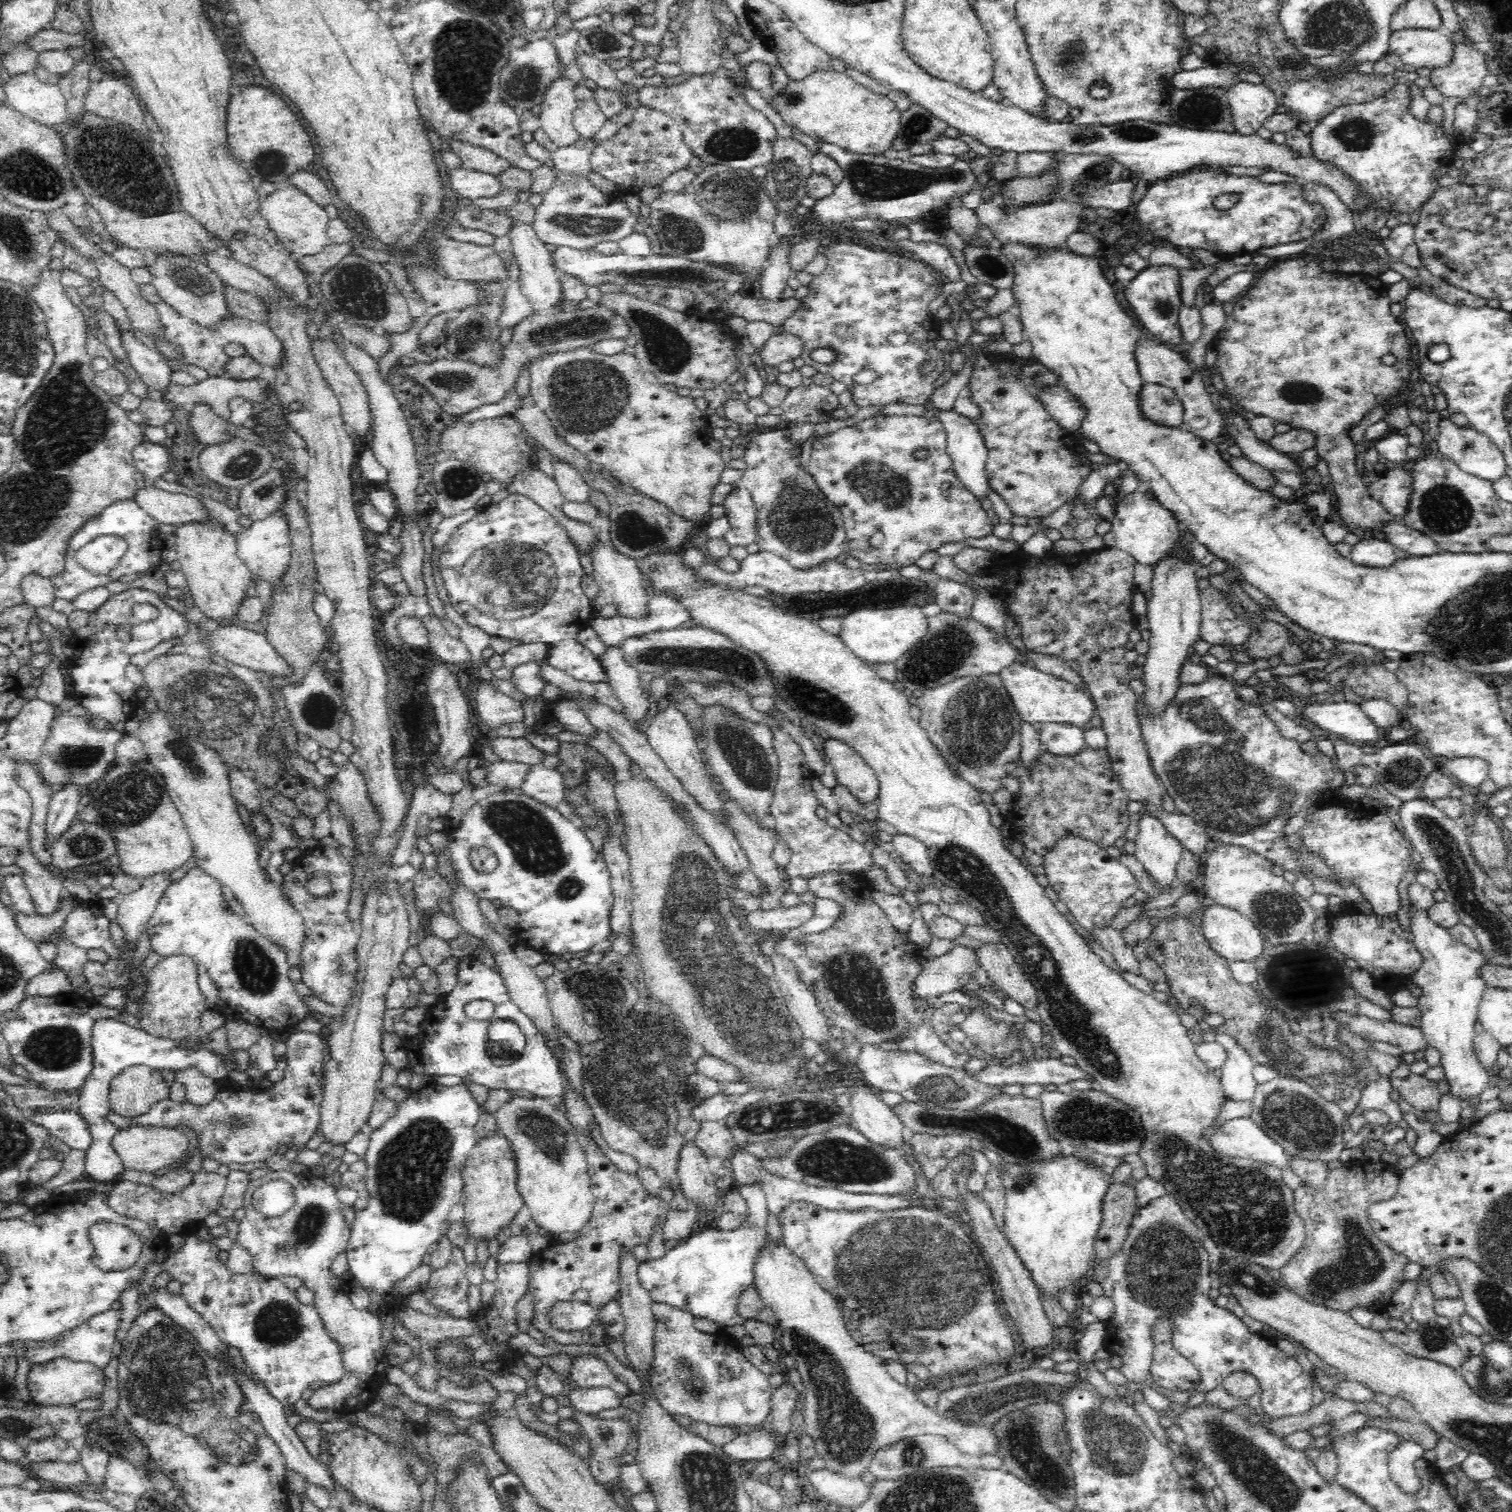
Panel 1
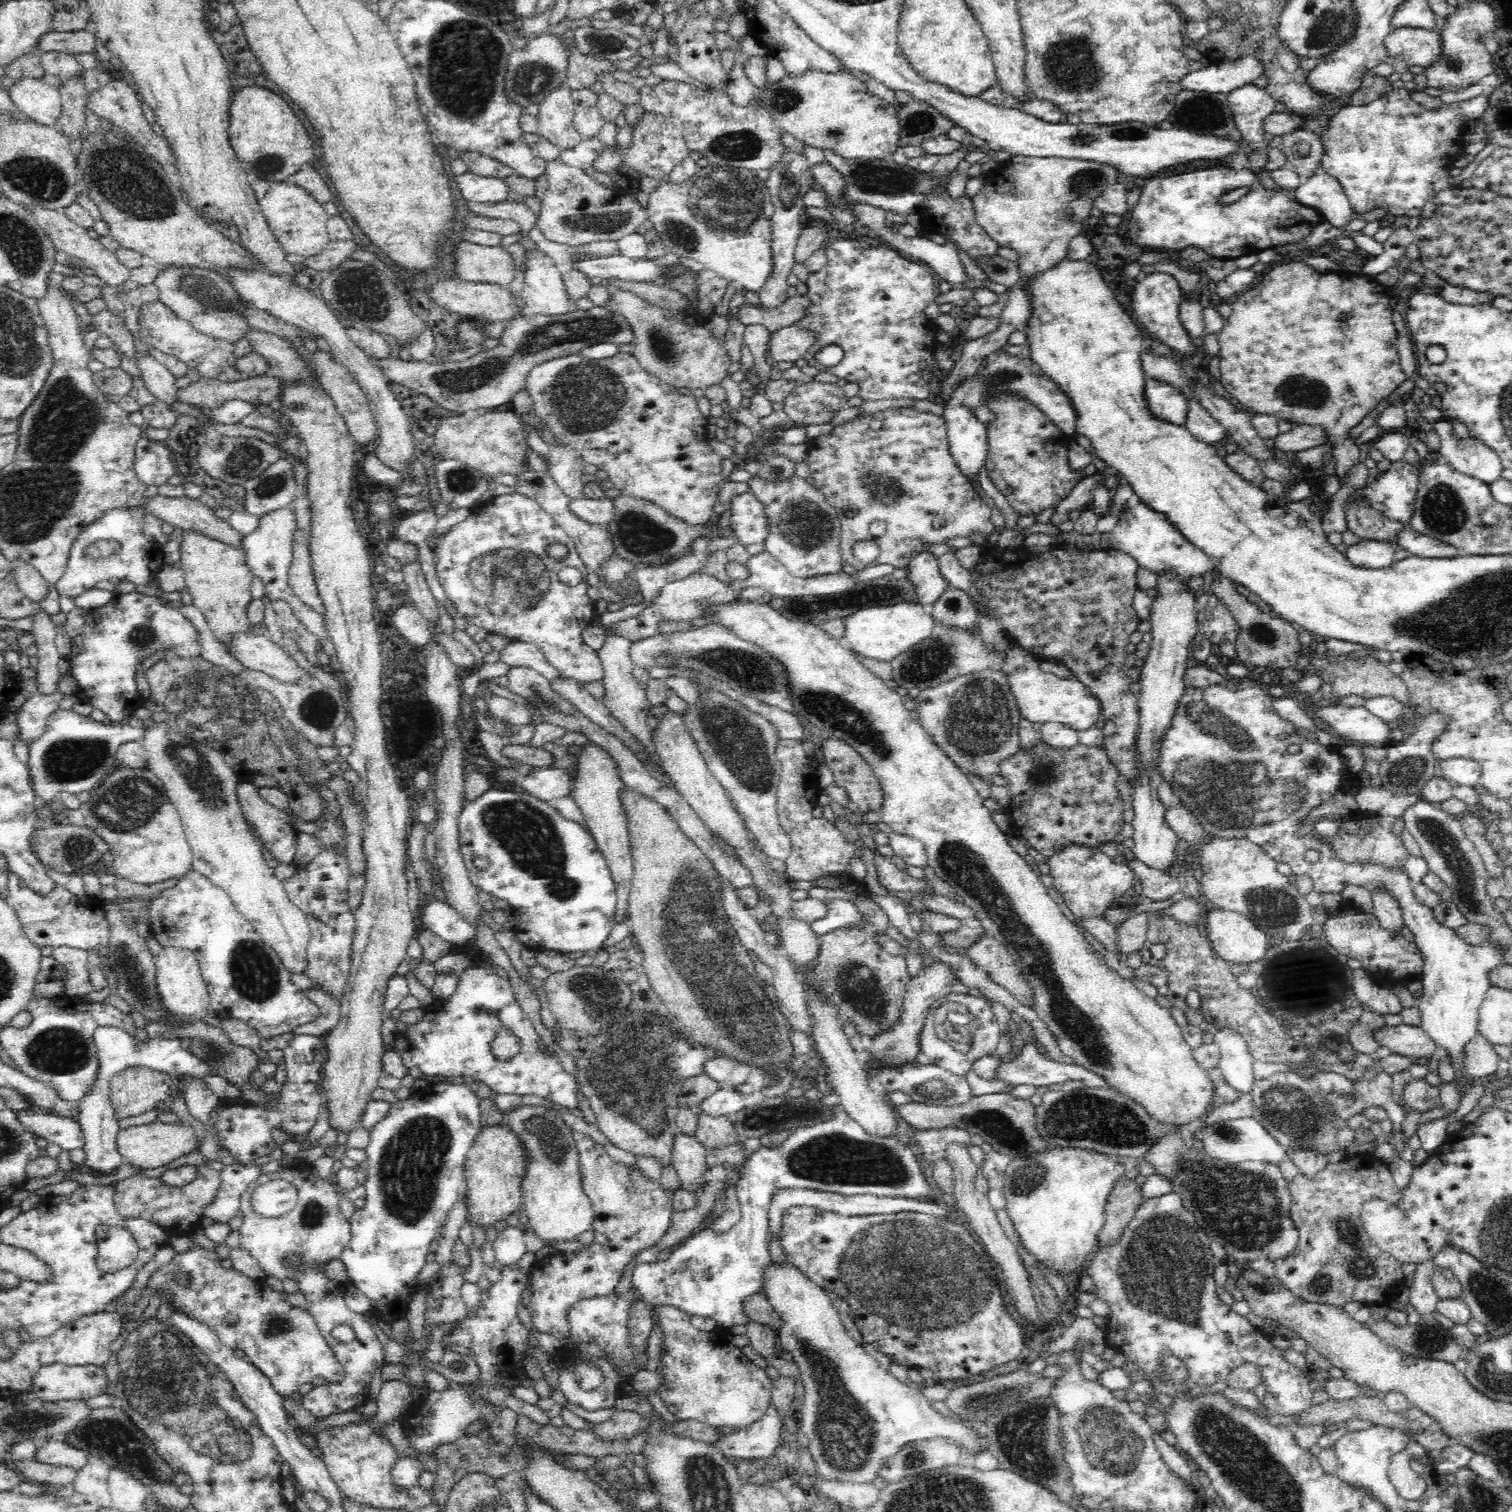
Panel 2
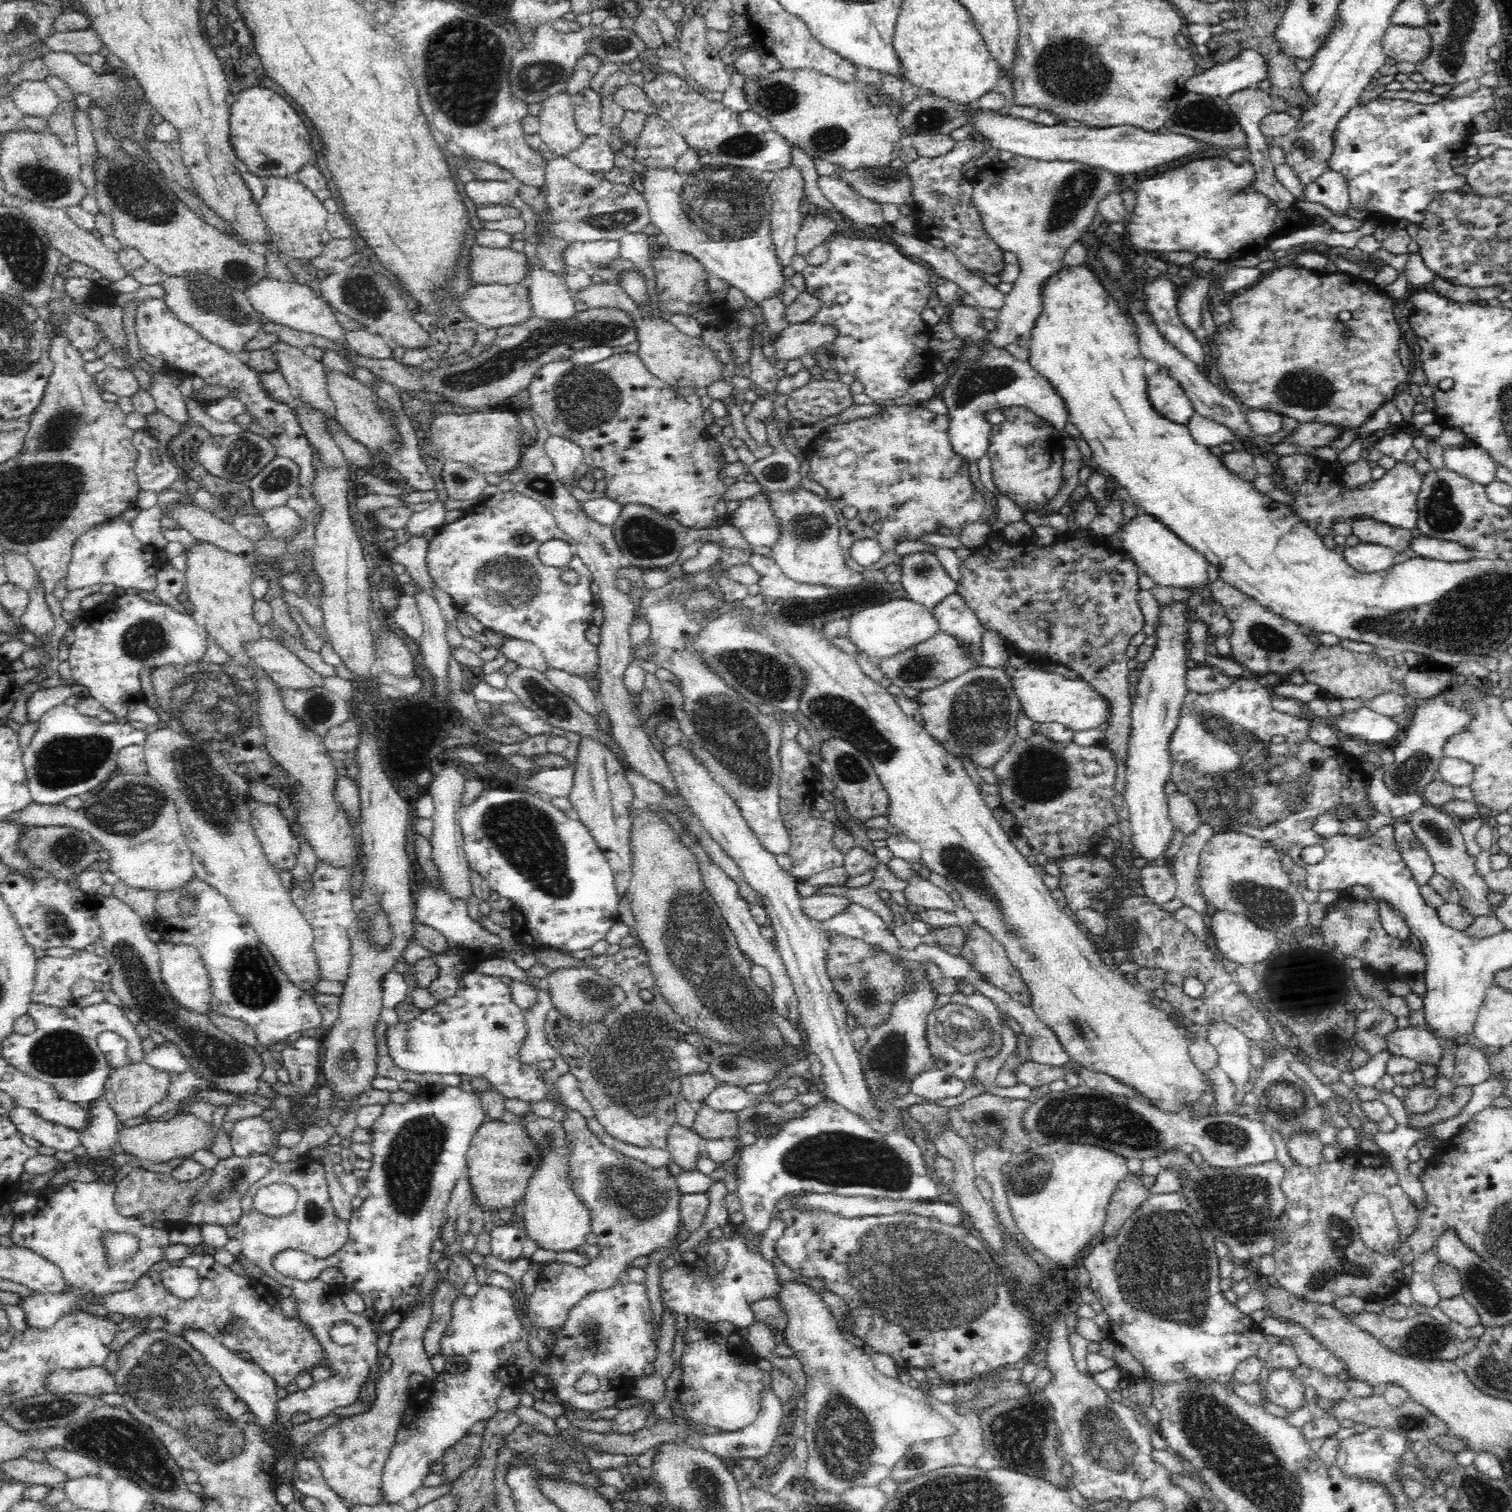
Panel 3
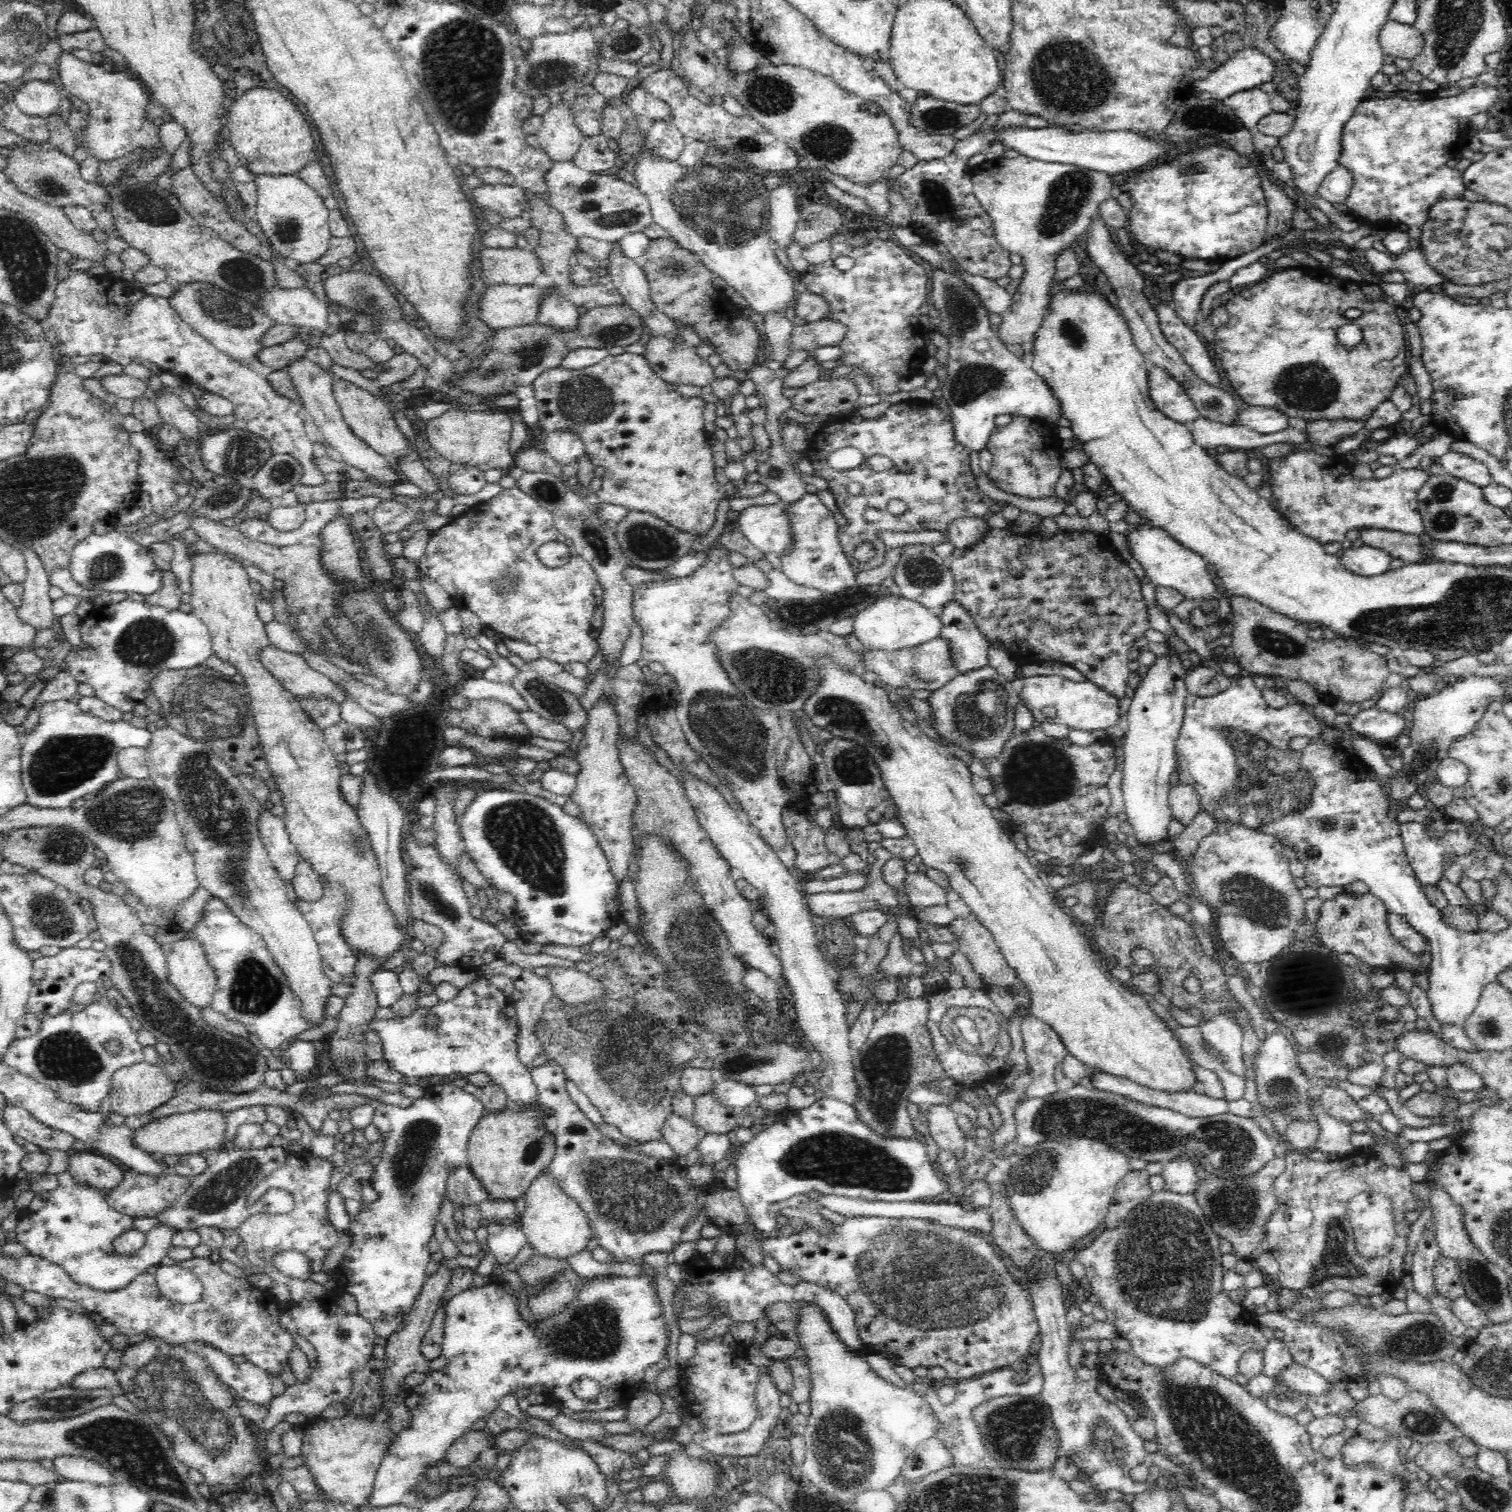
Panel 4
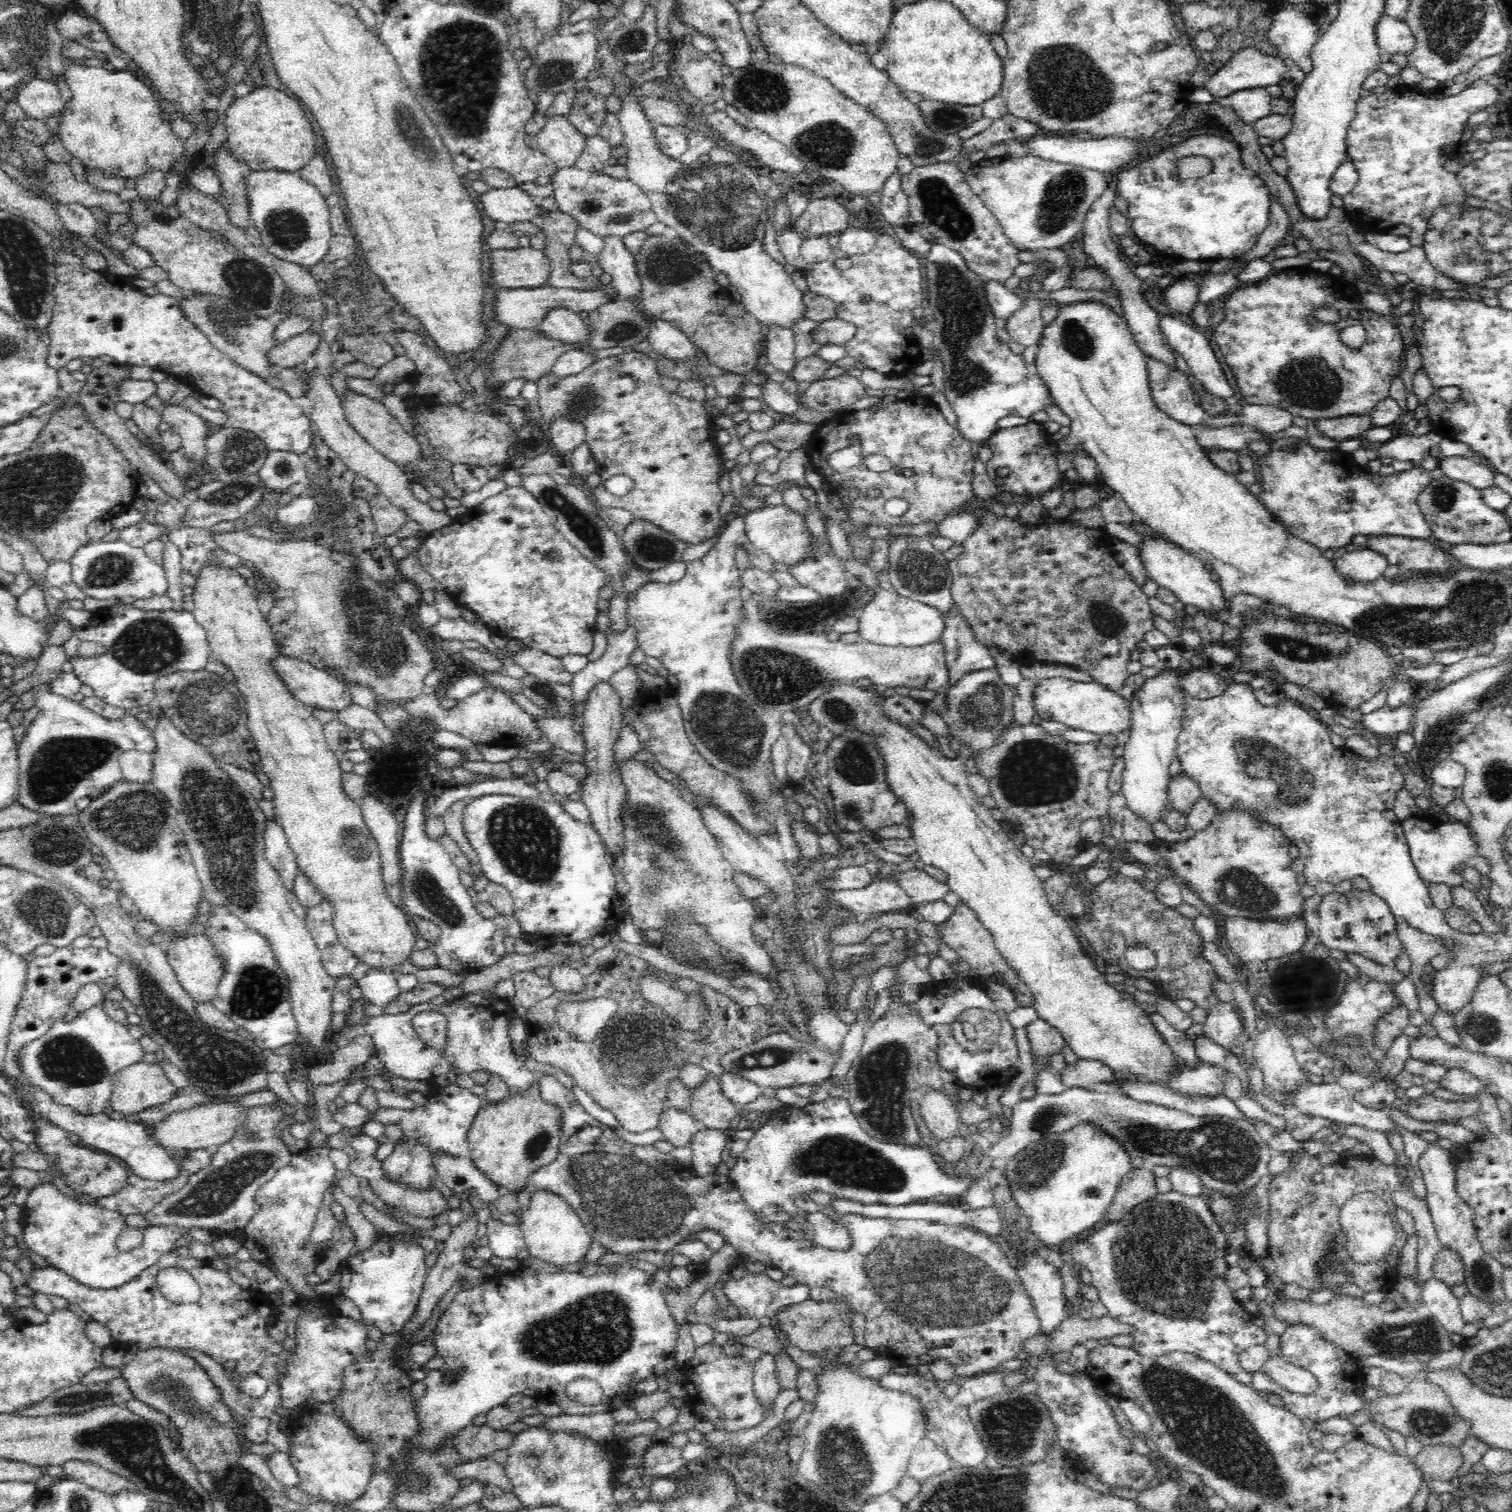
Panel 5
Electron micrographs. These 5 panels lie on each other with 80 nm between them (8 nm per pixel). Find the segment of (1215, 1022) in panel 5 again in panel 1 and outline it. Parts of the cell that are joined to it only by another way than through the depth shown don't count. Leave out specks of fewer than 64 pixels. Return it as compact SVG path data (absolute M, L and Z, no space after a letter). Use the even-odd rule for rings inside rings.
M1216 1033L1212 1038L1222 1045L1226 1060L1222 1063L1221 1087L1227 1098L1253 1100L1257 1080L1253 1077L1255 1062L1238 1043L1238 1039L1228 1033Z

